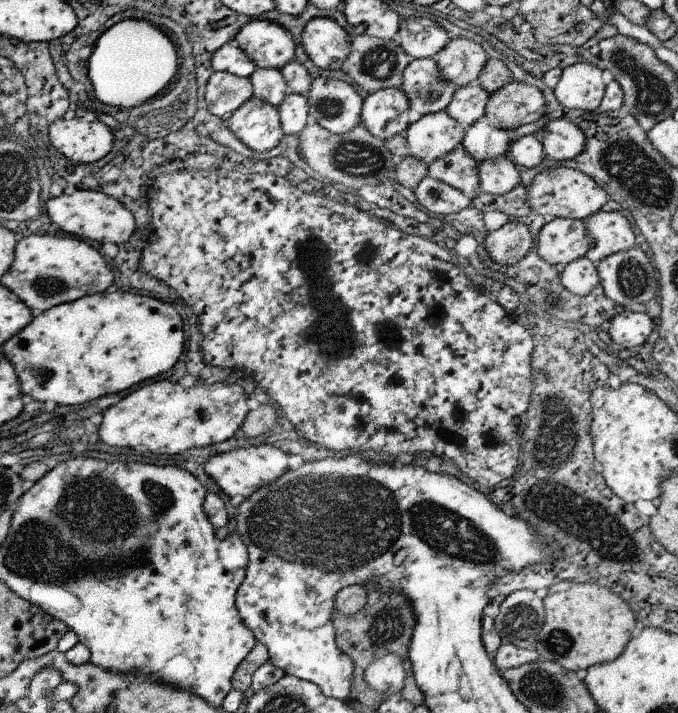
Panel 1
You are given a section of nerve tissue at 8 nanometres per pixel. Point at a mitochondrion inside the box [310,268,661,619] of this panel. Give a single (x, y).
(590, 522)

